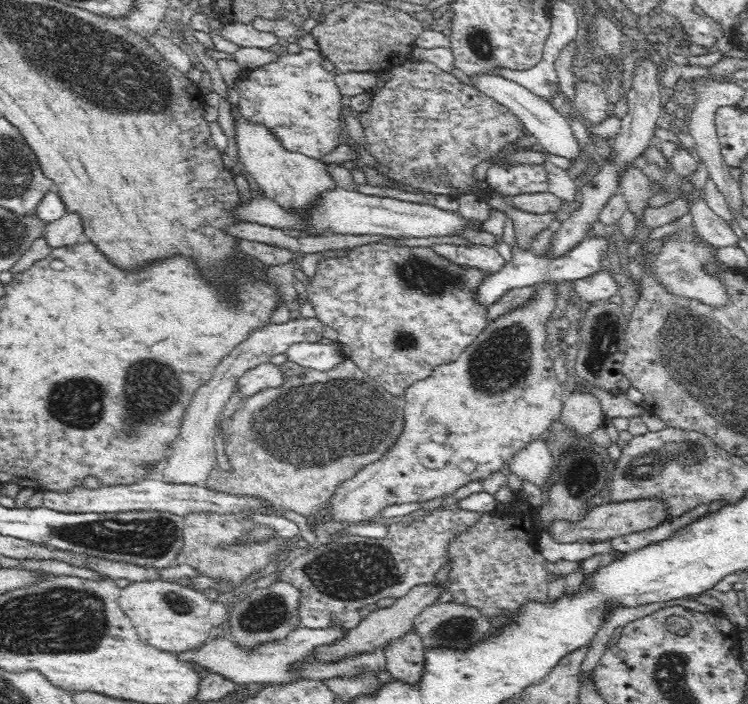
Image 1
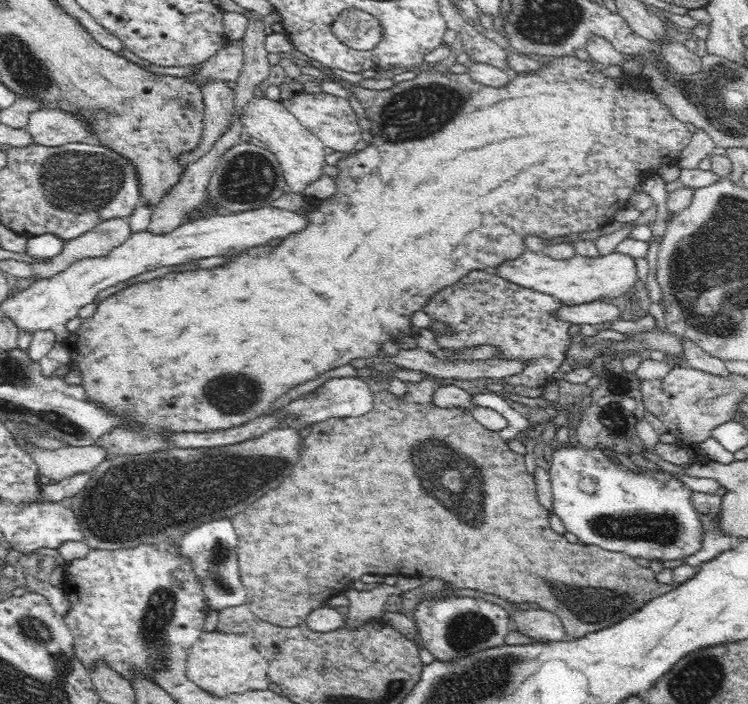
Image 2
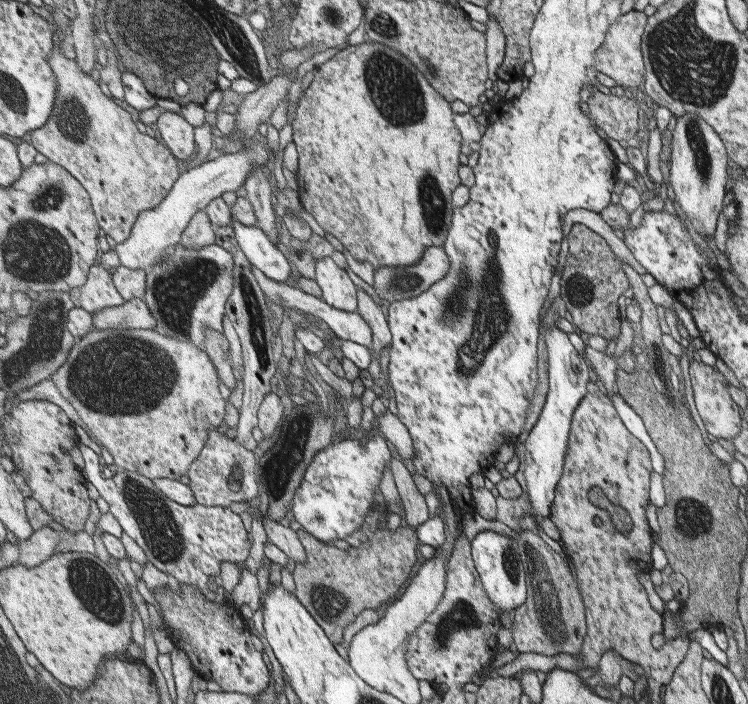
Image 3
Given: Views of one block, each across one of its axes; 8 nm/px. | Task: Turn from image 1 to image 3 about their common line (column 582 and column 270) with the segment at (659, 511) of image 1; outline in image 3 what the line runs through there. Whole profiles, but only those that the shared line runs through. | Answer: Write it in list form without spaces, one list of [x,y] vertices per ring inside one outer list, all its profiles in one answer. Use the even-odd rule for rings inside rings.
[[[262,516],[261,522],[265,528],[268,541],[276,545],[289,558],[297,563],[304,563],[308,559],[306,548],[299,538],[298,531],[292,530],[284,521],[276,521]]]

